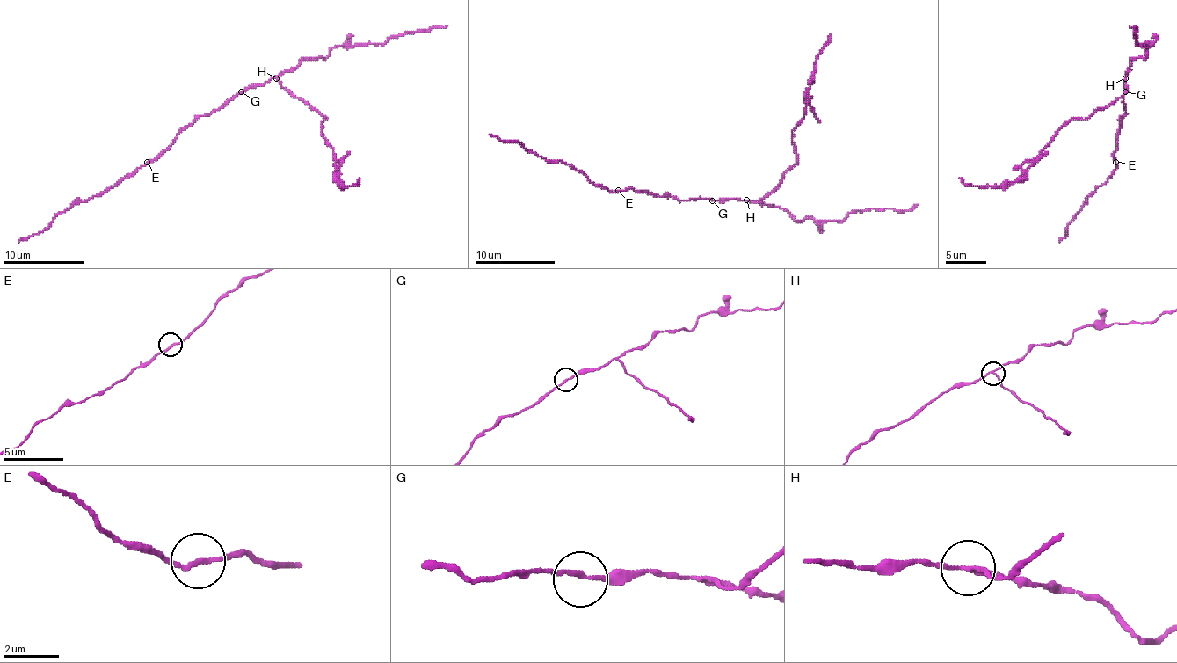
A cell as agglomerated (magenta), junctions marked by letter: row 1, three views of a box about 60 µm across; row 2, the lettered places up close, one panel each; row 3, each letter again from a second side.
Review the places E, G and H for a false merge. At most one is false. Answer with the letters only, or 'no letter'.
H

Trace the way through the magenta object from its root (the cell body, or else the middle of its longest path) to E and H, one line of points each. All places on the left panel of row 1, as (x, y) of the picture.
E: (241, 93), (227, 99), (217, 110), (199, 116), (165, 149), (147, 162)
H: (241, 93), (275, 77)

